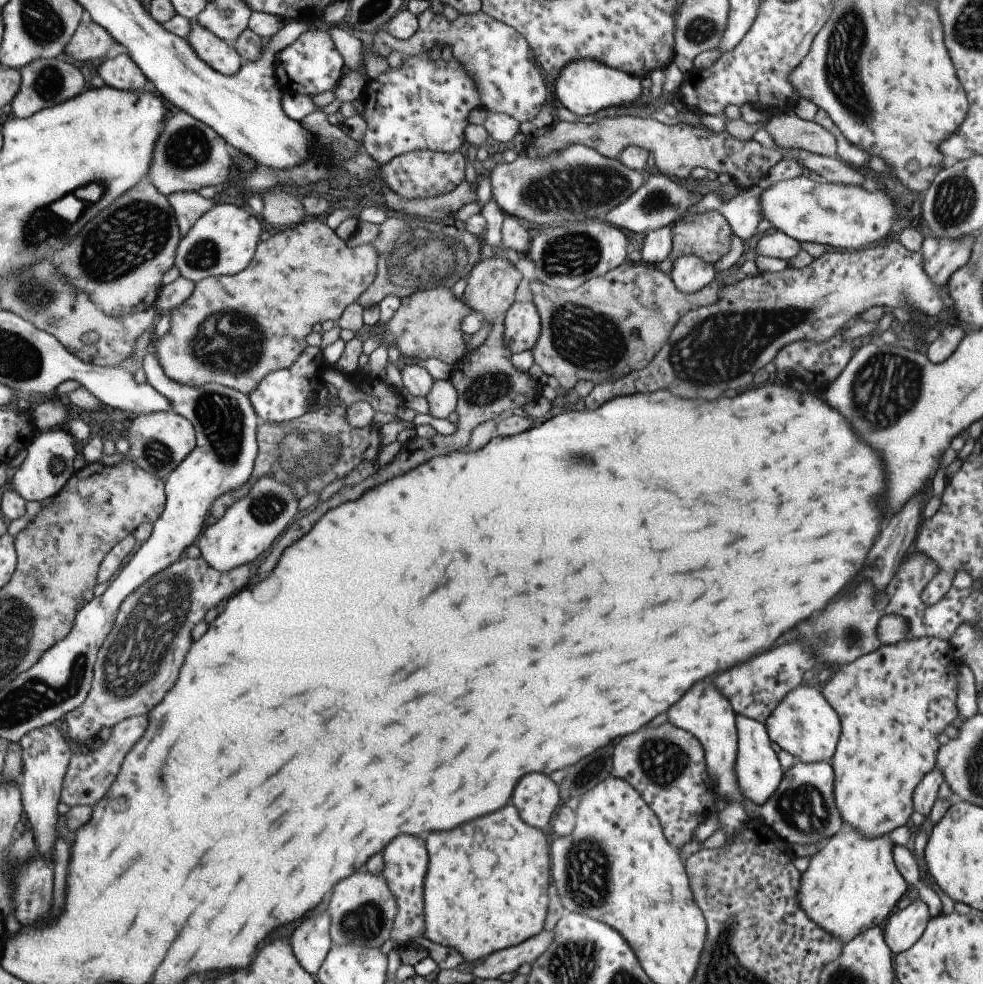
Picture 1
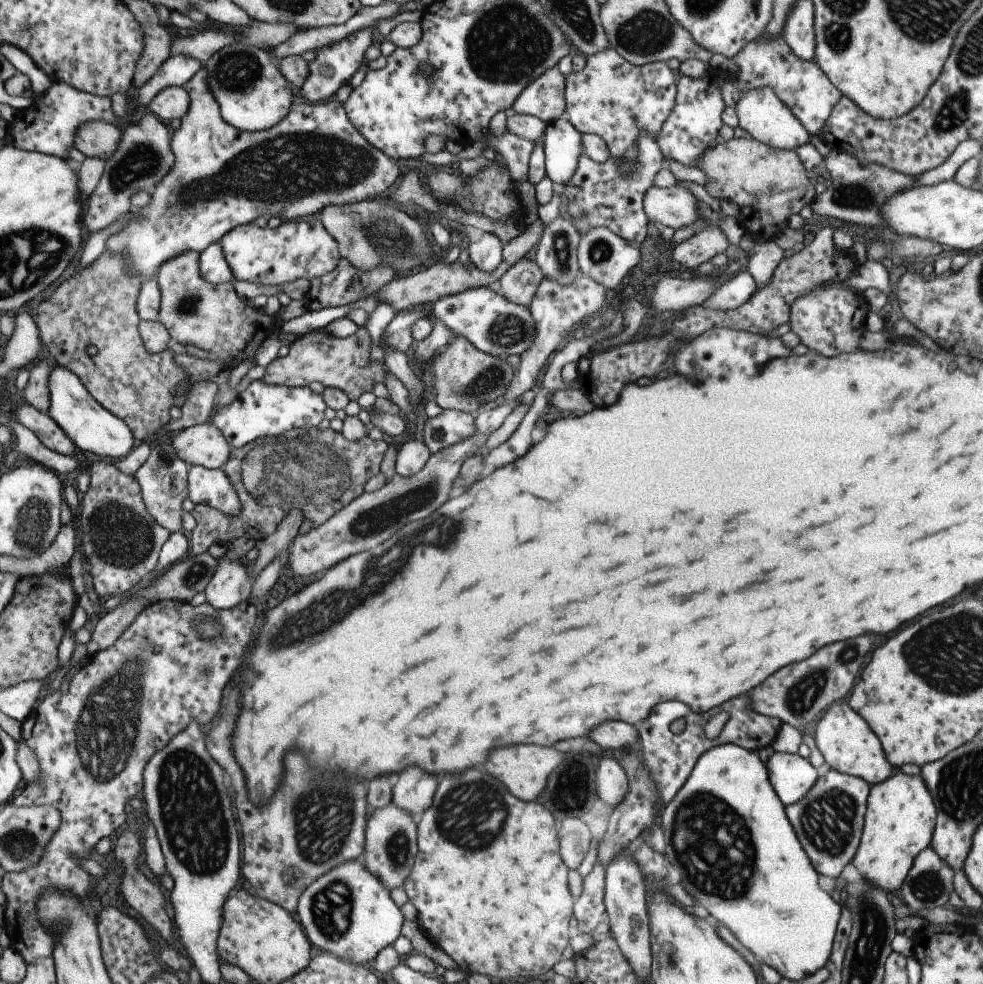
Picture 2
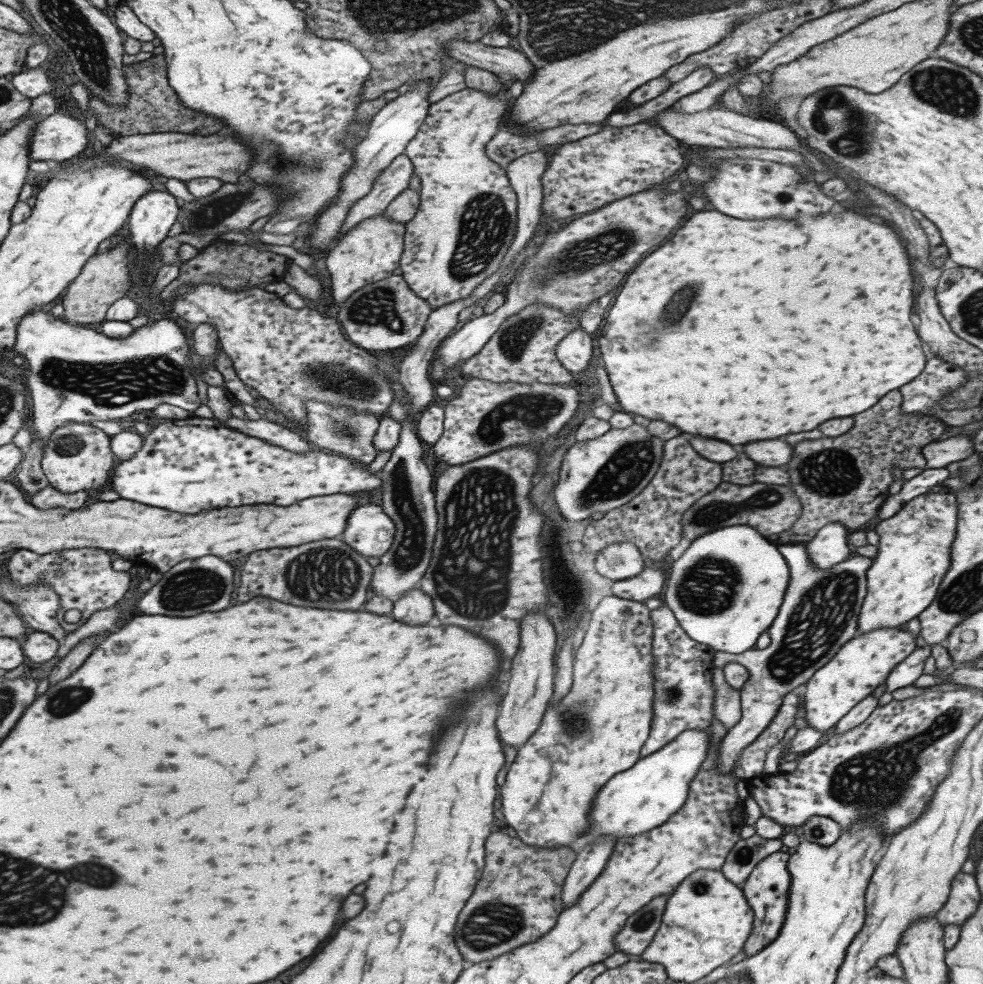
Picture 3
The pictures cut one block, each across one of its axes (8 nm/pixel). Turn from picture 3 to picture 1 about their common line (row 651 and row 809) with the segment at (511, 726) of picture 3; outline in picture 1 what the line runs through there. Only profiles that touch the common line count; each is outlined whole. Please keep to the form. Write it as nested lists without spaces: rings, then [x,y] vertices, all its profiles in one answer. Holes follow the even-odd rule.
[[[526,774],[512,794],[512,804],[518,808],[524,822],[534,828],[546,828],[558,804],[558,786],[544,774]]]

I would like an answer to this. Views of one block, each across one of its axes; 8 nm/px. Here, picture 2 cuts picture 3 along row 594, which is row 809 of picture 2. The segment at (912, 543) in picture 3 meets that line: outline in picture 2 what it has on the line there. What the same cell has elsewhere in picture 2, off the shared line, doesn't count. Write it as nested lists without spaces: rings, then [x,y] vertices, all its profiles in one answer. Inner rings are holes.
[[[897,770],[890,778],[883,782],[874,784],[869,790],[867,800],[866,815],[864,818],[864,828],[858,852],[854,856],[852,866],[876,888],[882,888],[889,894],[897,894],[902,888],[900,884],[906,879],[906,874],[912,868],[916,856],[927,850],[932,844],[932,838],[937,820],[936,804],[930,794],[930,788],[926,786],[926,780],[922,774],[918,776],[908,776],[902,771]]]

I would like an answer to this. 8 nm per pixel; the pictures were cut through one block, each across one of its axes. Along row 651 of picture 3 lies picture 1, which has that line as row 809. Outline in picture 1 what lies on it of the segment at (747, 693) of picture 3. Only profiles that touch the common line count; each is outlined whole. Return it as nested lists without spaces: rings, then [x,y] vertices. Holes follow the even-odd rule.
[[[796,761],[784,772],[778,790],[766,804],[750,804],[750,816],[769,826],[776,835],[784,838],[790,845],[816,844],[824,838],[834,836],[844,822],[834,802],[834,770],[829,762],[804,763]]]

